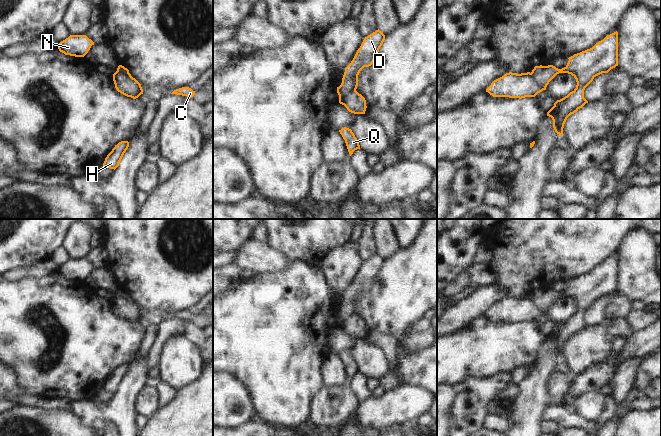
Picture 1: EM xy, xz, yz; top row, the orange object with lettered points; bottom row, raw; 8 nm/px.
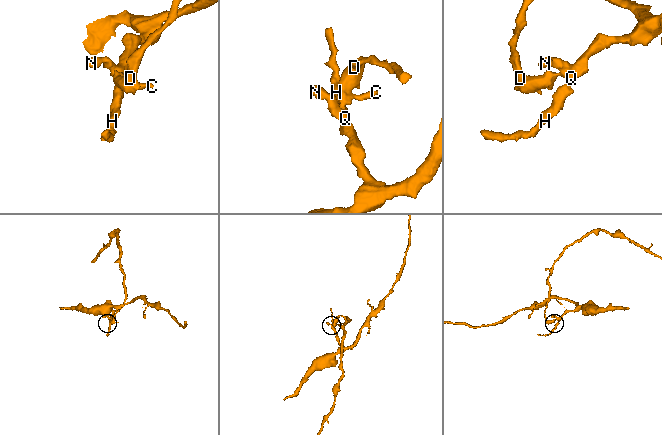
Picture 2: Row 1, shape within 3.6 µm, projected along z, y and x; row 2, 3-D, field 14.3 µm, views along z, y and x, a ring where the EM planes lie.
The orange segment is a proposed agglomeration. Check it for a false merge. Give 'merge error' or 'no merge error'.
merge error

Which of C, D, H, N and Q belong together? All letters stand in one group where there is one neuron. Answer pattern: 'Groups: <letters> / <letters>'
Groups: C H N Q / D.

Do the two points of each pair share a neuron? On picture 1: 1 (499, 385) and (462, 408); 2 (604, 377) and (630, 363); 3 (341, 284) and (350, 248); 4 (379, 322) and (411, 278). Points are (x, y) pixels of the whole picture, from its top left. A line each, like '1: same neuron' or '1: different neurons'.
1: same neuron
2: different neurons
3: same neuron
4: same neuron

